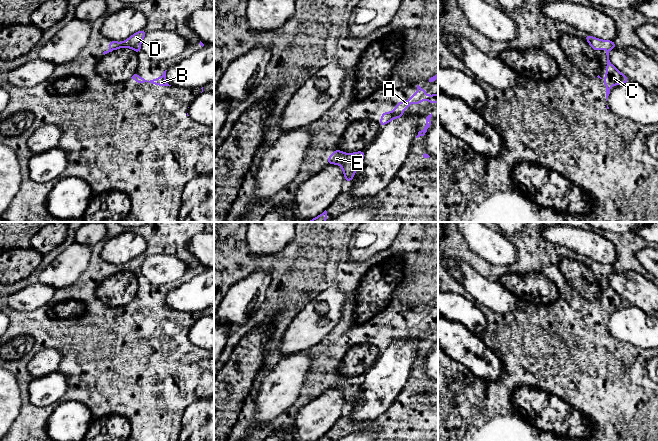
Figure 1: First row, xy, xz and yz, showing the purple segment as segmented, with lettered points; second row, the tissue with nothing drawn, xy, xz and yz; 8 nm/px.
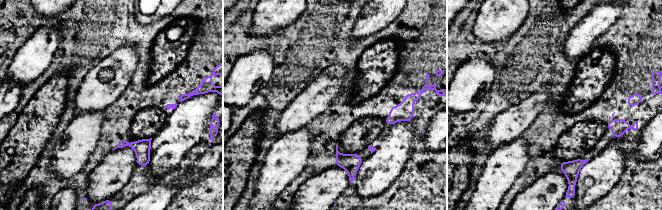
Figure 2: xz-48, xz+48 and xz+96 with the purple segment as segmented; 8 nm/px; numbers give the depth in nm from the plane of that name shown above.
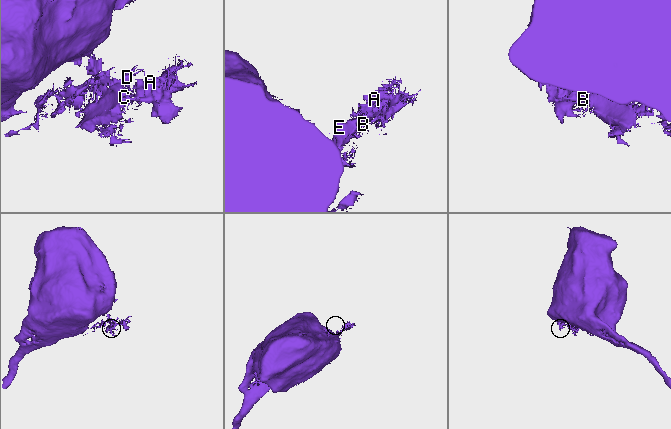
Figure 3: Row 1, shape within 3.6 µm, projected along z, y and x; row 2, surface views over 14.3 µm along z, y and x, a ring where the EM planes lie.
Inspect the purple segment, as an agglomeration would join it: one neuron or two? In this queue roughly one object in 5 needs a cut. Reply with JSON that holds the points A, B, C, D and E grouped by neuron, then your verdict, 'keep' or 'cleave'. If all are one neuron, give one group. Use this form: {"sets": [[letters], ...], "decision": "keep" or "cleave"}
{"sets": [["A", "B", "C", "D", "E"]], "decision": "keep"}

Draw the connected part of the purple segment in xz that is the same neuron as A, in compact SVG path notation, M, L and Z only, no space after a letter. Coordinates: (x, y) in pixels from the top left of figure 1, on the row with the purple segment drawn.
M417 85L417 93L412 94L410 100L404 100L402 102L398 102L395 105L395 110L393 112L381 113L381 121L378 123L378 126L383 127L395 118L402 118L404 116L403 111L407 107L409 107L412 103L416 103L417 105L420 105L422 104L423 99L426 99L430 104L435 104L438 102L438 94L431 94L428 97L425 92L425 89Z

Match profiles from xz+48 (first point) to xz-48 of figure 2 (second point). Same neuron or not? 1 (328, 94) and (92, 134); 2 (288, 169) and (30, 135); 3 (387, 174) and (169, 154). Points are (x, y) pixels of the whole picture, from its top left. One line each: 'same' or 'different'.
1: different
2: different
3: same

